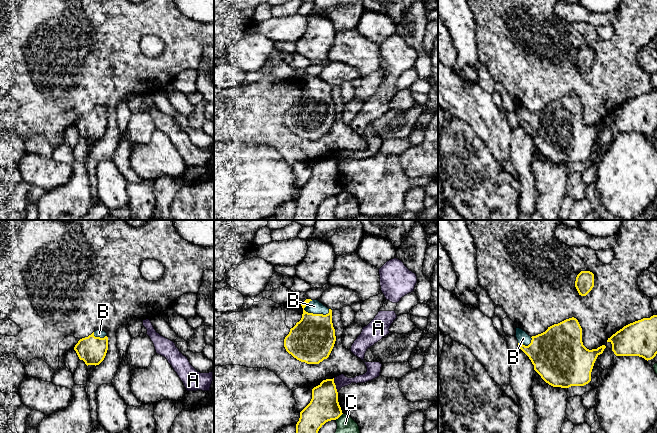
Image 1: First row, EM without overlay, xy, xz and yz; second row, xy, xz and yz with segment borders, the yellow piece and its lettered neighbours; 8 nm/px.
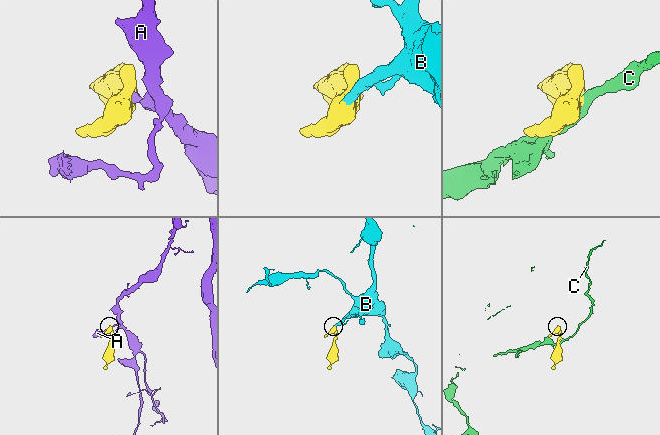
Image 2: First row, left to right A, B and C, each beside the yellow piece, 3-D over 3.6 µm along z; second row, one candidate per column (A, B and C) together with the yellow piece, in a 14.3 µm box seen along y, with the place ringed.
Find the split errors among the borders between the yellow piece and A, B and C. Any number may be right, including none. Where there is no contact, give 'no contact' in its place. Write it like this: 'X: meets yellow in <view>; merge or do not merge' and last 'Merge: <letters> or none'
A: meets yellow in xz; do not merge
B: meets yellow in xz; merge
C: meets yellow in xz; do not merge
Merge: B

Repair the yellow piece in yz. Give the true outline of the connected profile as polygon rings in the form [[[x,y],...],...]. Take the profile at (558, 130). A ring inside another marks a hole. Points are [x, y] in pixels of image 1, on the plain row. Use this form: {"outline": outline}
{"outline": [[[574,93],[554,100],[536,112],[529,112],[525,107],[516,104],[519,124],[529,133],[534,146],[541,154],[553,163],[569,164],[584,162],[591,157],[591,148],[597,133],[603,129],[605,121],[589,126],[582,118],[582,104]]]}

